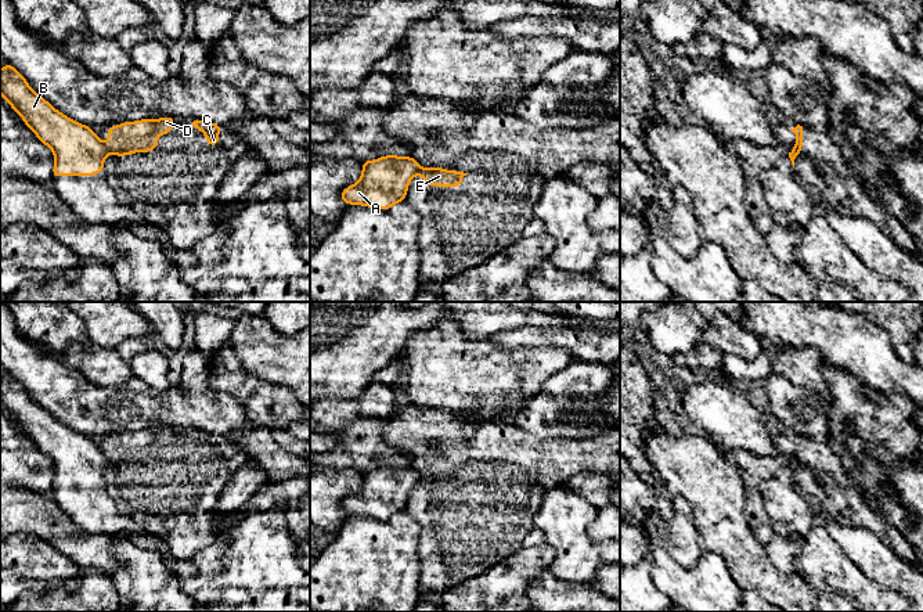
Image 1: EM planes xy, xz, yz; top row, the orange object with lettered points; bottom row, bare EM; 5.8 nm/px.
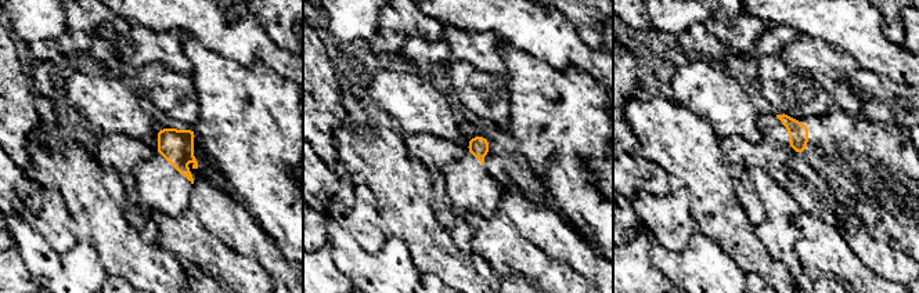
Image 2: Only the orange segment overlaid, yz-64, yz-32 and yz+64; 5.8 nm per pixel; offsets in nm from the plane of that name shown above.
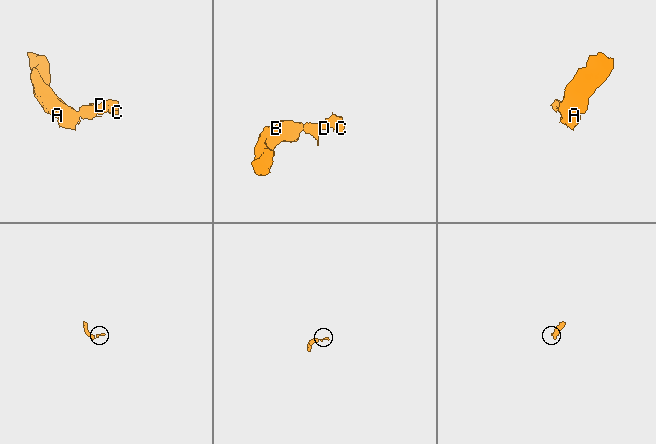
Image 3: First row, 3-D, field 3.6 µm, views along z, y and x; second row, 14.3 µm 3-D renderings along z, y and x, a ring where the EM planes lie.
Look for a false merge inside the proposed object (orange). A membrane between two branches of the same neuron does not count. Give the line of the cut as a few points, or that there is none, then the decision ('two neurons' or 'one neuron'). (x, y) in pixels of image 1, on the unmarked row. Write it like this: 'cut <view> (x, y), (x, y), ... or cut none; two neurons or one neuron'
cut xy (105, 456), (110, 461); two neurons

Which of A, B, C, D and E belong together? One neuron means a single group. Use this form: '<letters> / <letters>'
A B / C D E

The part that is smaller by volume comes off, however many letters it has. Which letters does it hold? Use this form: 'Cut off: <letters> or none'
Cut off: C, D, E

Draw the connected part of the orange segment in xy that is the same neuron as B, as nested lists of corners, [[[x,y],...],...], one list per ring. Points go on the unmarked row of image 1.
[[[11,374],[0,379],[0,404],[54,462],[53,489],[104,482],[109,461],[90,436],[75,432],[39,406]]]

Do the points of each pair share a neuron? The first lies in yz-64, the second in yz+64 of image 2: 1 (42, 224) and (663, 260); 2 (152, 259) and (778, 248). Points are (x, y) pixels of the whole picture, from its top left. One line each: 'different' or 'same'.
1: different
2: different

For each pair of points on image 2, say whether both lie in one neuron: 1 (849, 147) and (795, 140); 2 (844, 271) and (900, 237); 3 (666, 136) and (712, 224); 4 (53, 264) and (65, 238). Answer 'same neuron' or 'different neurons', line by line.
1: same neuron
2: different neurons
3: same neuron
4: different neurons

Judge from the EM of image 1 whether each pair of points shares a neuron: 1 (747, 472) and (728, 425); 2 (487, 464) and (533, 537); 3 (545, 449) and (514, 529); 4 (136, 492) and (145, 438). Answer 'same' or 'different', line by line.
1: different
2: different
3: same
4: same

